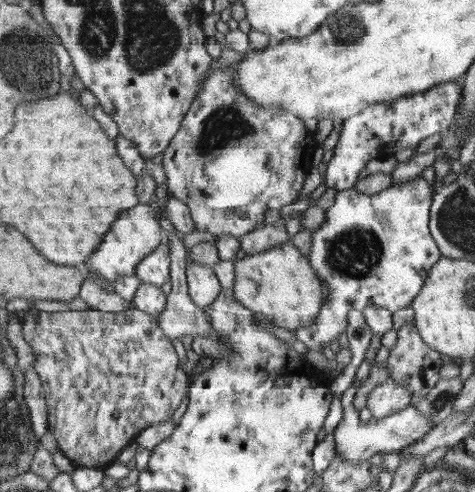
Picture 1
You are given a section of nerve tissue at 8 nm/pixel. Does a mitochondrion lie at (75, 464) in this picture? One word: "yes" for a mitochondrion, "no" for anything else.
no

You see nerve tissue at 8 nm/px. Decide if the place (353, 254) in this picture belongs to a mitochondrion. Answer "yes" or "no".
yes

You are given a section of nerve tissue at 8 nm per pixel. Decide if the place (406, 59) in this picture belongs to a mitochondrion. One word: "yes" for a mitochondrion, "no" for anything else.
no

